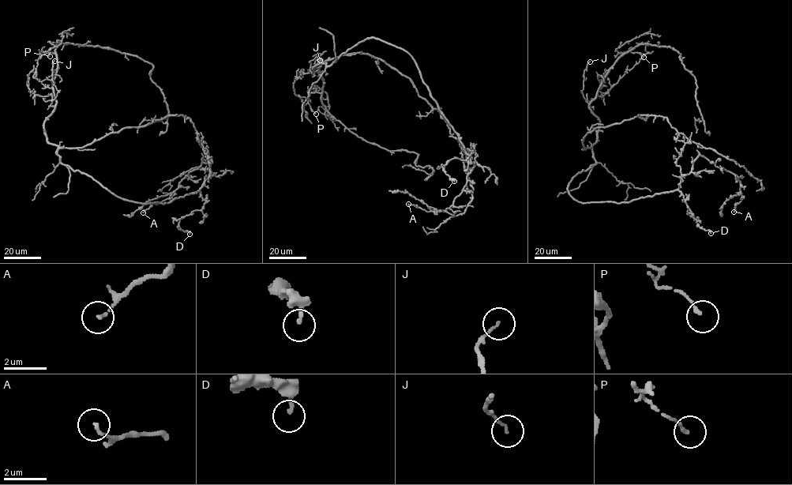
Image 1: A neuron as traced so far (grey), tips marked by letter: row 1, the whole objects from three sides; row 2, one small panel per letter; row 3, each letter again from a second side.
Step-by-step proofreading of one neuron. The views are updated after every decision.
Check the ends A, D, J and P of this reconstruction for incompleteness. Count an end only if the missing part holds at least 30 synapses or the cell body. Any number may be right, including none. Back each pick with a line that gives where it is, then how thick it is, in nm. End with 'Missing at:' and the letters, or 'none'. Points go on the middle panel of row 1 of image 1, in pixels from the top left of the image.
Missing at: none

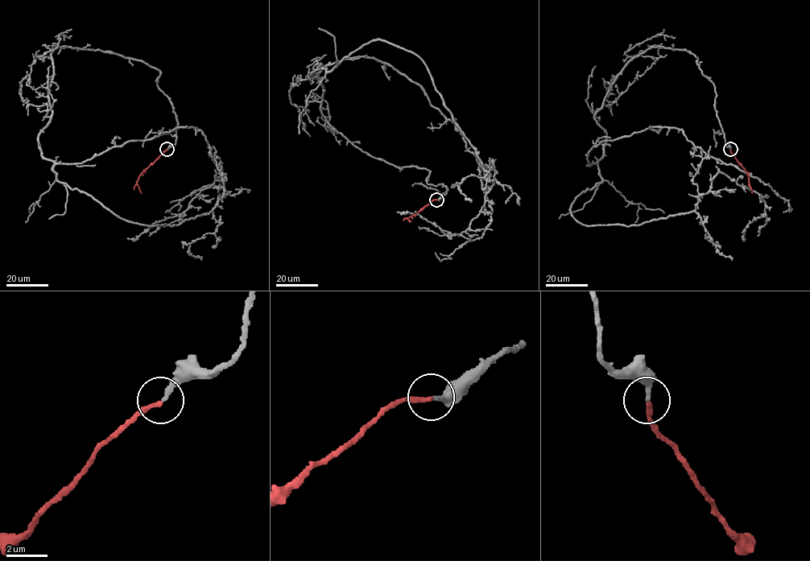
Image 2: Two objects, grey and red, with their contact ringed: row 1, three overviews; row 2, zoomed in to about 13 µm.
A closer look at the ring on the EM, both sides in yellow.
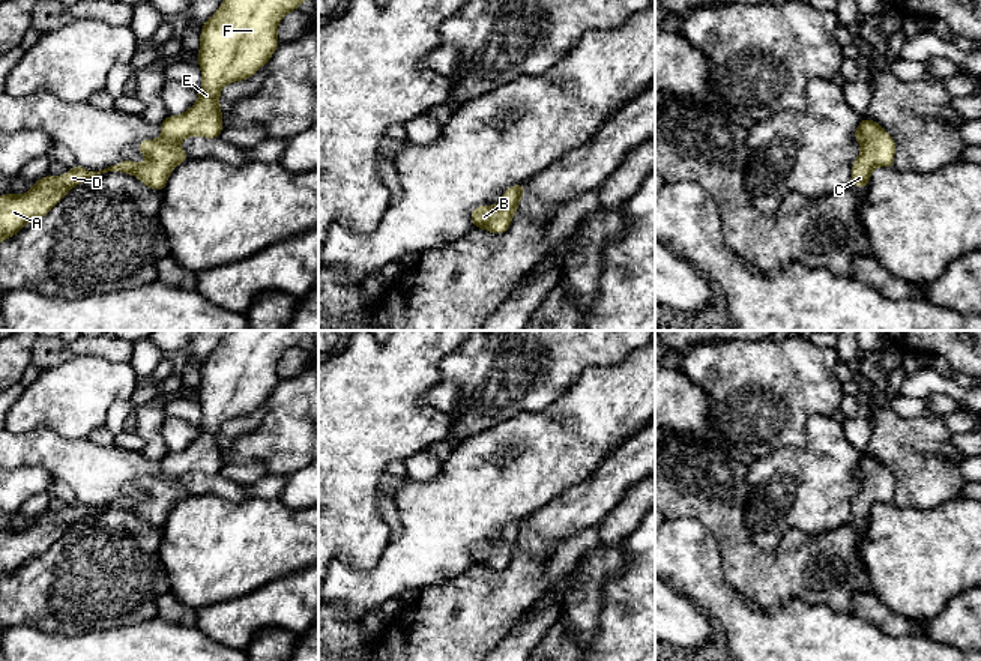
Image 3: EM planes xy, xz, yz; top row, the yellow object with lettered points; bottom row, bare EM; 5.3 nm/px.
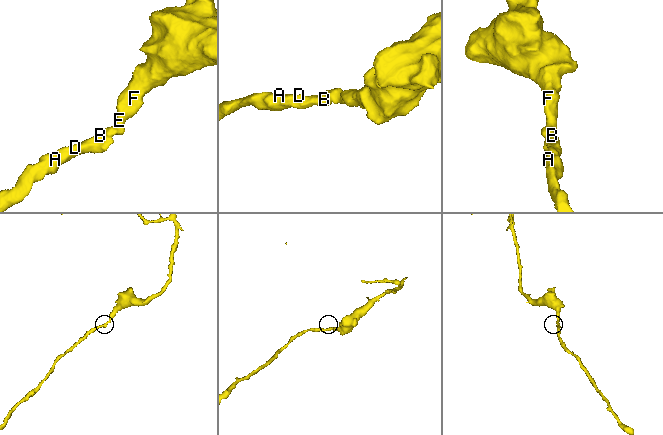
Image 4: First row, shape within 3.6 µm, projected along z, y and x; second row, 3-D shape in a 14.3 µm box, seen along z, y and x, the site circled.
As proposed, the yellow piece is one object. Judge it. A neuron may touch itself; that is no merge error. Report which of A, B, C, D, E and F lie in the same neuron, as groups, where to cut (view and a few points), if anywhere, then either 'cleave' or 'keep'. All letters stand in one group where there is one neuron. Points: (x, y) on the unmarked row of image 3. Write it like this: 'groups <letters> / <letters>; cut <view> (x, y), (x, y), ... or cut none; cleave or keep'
groups A B C D E F; cut none; keep

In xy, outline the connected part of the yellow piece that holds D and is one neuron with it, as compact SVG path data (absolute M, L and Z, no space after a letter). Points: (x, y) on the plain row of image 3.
M230 330L218 347L203 361L200 368L201 383L198 386L198 401L201 406L203 422L198 437L182 452L168 452L161 461L161 475L143 476L138 487L147 494L144 500L122 497L105 506L89 508L83 503L72 503L65 512L47 512L35 518L33 524L23 532L0 532L0 578L17 571L30 557L45 553L74 523L89 517L101 509L119 508L138 514L143 521L155 527L162 527L171 508L182 499L188 497L185 487L180 484L183 475L201 472L215 475L224 464L222 449L219 445L219 431L225 421L251 415L279 382L276 365L282 353L299 346L306 335L318 330Z

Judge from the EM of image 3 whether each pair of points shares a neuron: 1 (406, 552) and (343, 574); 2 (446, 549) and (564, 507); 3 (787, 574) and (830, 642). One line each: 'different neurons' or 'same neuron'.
1: same neuron
2: different neurons
3: different neurons

